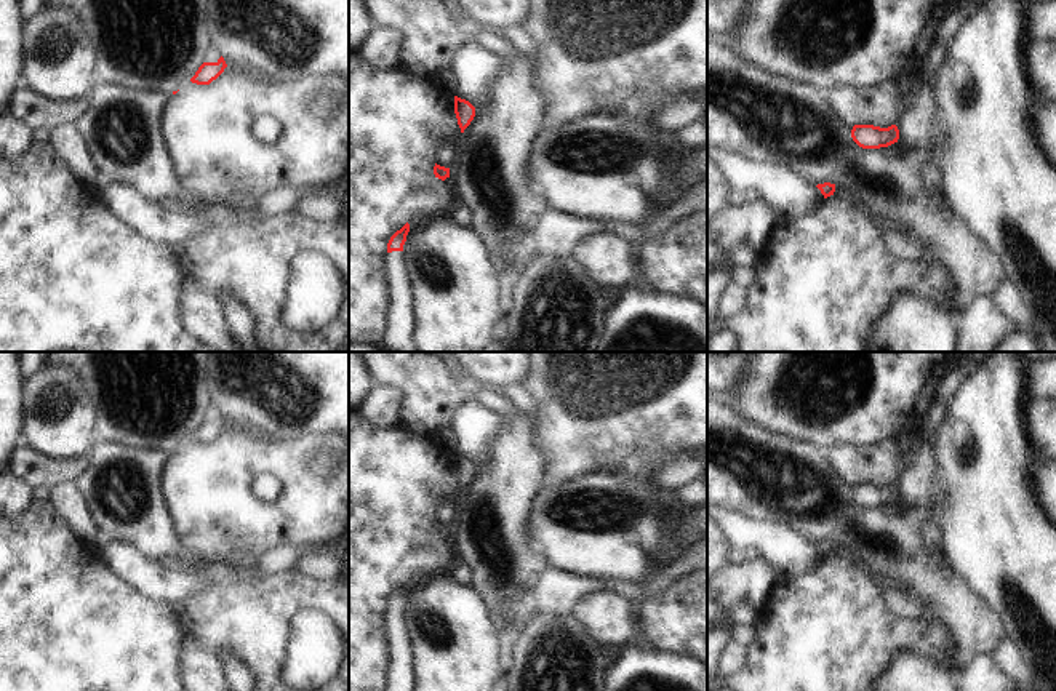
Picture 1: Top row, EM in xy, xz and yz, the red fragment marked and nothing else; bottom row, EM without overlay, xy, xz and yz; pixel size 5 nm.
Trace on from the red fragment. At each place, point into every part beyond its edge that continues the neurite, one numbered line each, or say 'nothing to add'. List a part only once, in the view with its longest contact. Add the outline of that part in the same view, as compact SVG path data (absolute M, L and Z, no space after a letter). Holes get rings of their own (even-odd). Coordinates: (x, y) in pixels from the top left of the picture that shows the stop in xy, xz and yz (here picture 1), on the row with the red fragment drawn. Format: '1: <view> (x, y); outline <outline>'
1: xz (399, 336); outline M403 251L386 254L386 282L389 285L389 312L379 347L386 352L416 352L414 302Z

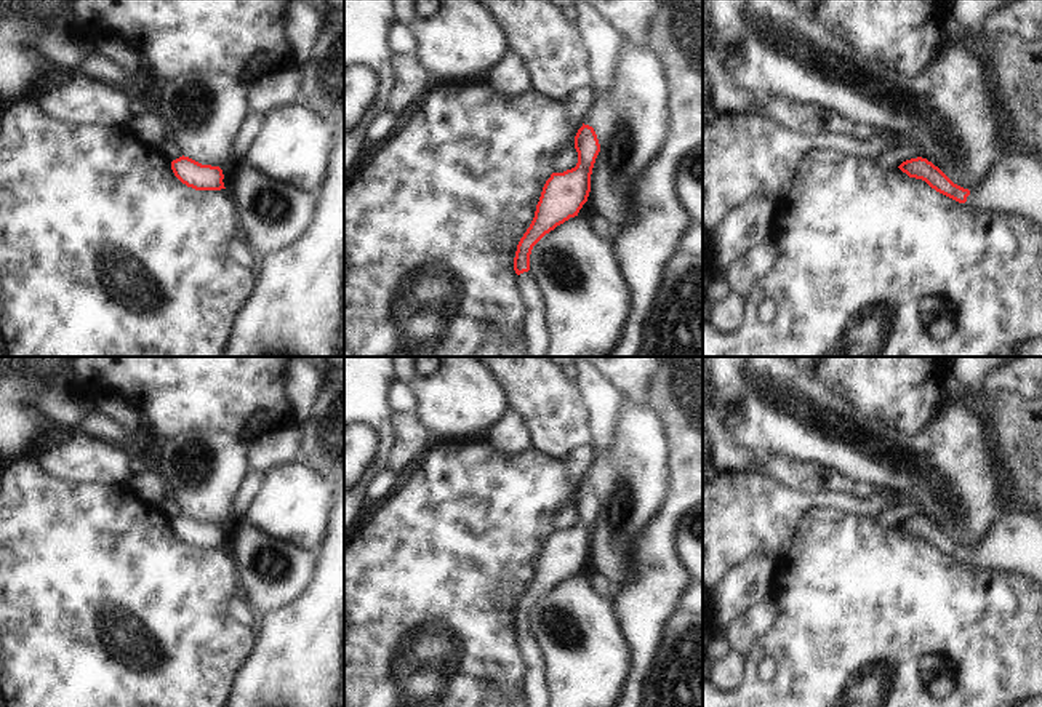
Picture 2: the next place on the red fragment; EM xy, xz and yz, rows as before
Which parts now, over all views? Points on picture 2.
1: yz (1015, 186); outline M1012 155L997 163L965 202L976 210L1024 216L1042 226L1042 160Z

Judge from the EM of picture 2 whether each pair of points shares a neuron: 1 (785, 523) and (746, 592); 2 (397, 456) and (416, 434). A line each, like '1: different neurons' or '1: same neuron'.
1: different neurons
2: same neuron

